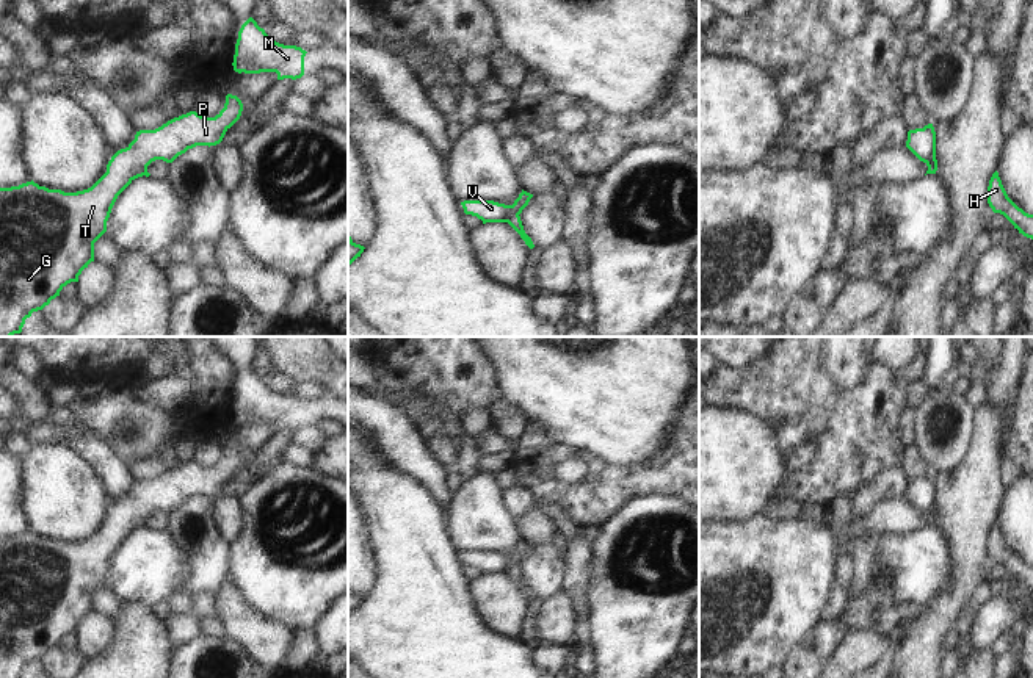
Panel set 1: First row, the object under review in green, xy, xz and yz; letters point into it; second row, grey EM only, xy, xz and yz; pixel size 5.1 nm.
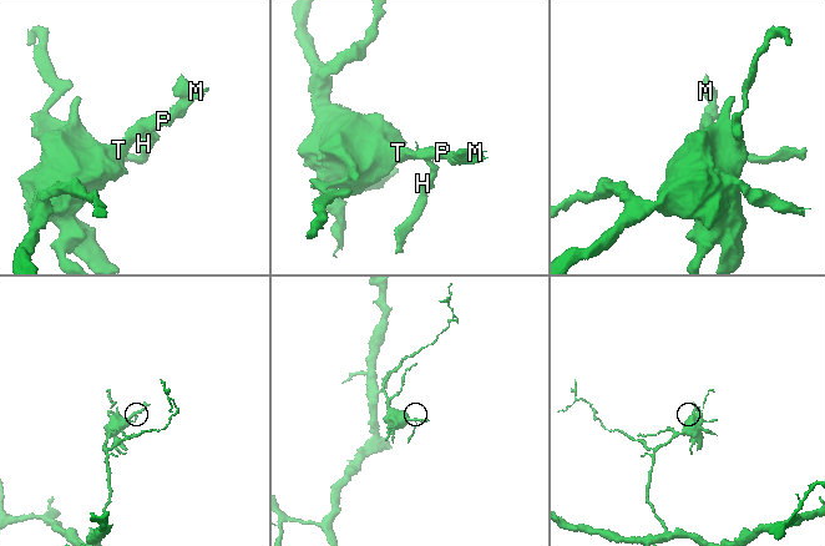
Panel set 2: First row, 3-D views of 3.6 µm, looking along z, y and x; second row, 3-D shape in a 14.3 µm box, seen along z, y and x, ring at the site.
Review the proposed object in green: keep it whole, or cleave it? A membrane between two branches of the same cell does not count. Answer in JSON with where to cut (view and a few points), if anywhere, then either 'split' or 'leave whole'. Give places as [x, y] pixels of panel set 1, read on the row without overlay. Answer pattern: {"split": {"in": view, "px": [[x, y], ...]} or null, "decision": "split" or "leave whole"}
{"split": {"in": "xz", "px": [[518, 564], [511, 564], [503, 572]]}, "decision": "split"}

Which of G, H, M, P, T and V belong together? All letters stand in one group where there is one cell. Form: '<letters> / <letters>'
G M P T V / H

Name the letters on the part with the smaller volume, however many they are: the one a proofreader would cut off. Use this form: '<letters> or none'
H

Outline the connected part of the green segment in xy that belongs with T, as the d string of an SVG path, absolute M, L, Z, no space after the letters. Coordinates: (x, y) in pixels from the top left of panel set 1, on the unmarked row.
M227 445L224 459L215 468L190 462L155 481L140 481L135 490L118 501L107 523L88 540L64 543L27 532L0 539L0 678L24 678L33 662L42 661L94 612L94 593L107 582L107 572L118 546L155 510L172 514L196 496L216 496L240 470L243 454Z

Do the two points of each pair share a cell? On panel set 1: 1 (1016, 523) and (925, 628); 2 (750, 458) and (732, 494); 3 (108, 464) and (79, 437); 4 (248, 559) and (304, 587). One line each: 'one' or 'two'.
1: two
2: one
3: one
4: one

